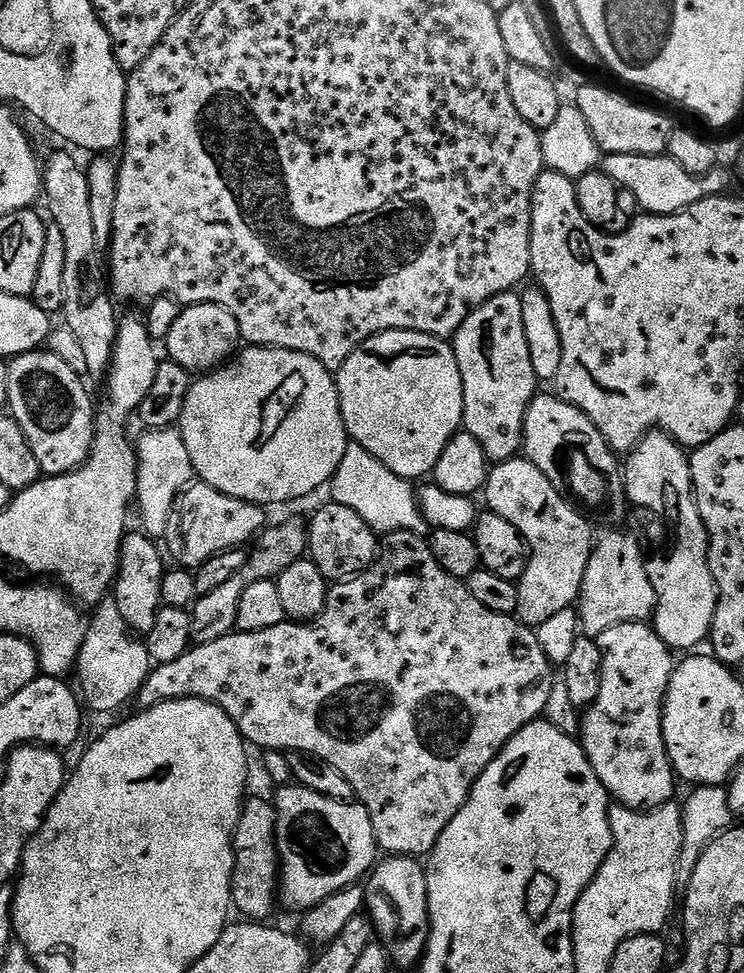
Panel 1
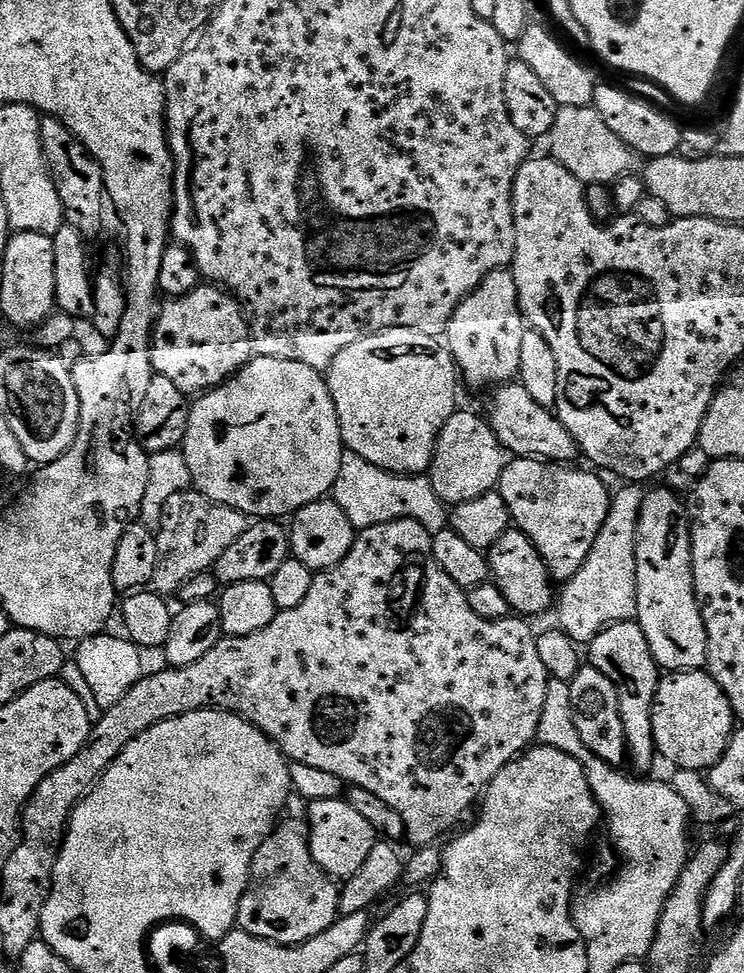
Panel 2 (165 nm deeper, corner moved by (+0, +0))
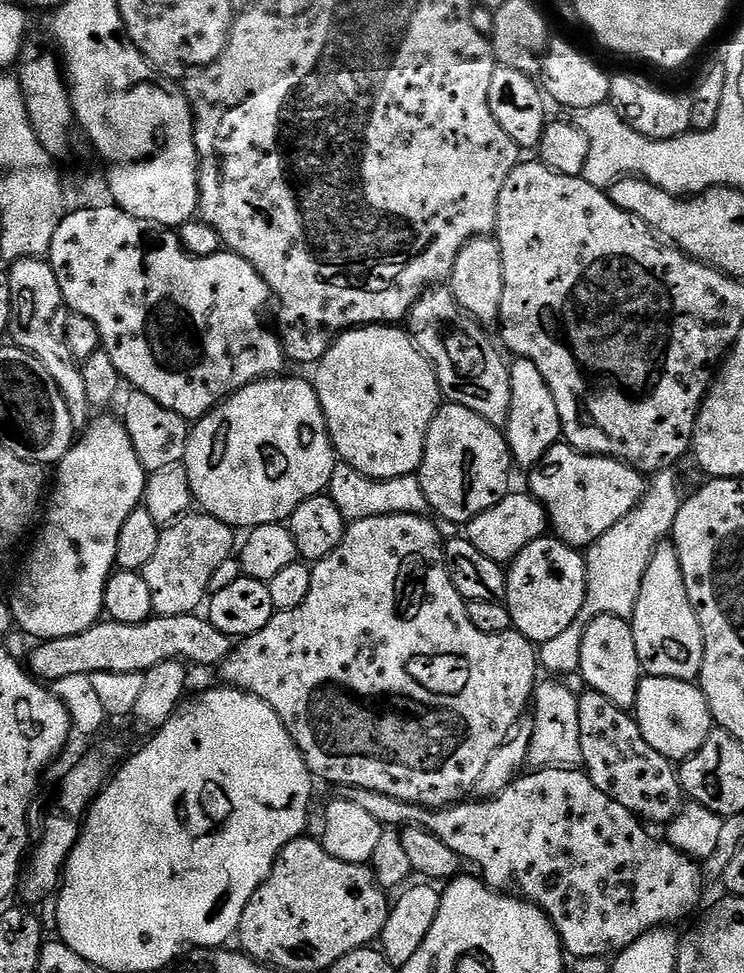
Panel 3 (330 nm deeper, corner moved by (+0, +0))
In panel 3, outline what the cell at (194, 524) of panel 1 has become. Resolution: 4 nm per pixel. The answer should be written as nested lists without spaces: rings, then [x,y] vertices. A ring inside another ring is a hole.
[[[193,510],[187,516],[181,516],[172,524],[167,525],[161,531],[158,538],[158,551],[151,556],[150,562],[142,570],[146,586],[150,586],[150,598],[152,610],[158,616],[191,616],[197,611],[196,608],[205,603],[209,595],[208,587],[214,570],[218,570],[221,562],[233,559],[234,549],[238,544],[237,533],[226,522],[214,518],[209,512]]]

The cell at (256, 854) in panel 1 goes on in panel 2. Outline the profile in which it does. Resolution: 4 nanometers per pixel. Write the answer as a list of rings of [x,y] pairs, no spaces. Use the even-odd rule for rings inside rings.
[[[282,824],[273,827],[254,854],[252,869],[248,871],[248,885],[238,906],[236,928],[254,938],[295,946],[310,938],[318,938],[318,934],[322,934],[322,930],[329,928],[340,916],[341,885],[333,877],[327,876],[318,862],[314,862],[307,835],[301,829],[299,832],[288,824]]]

